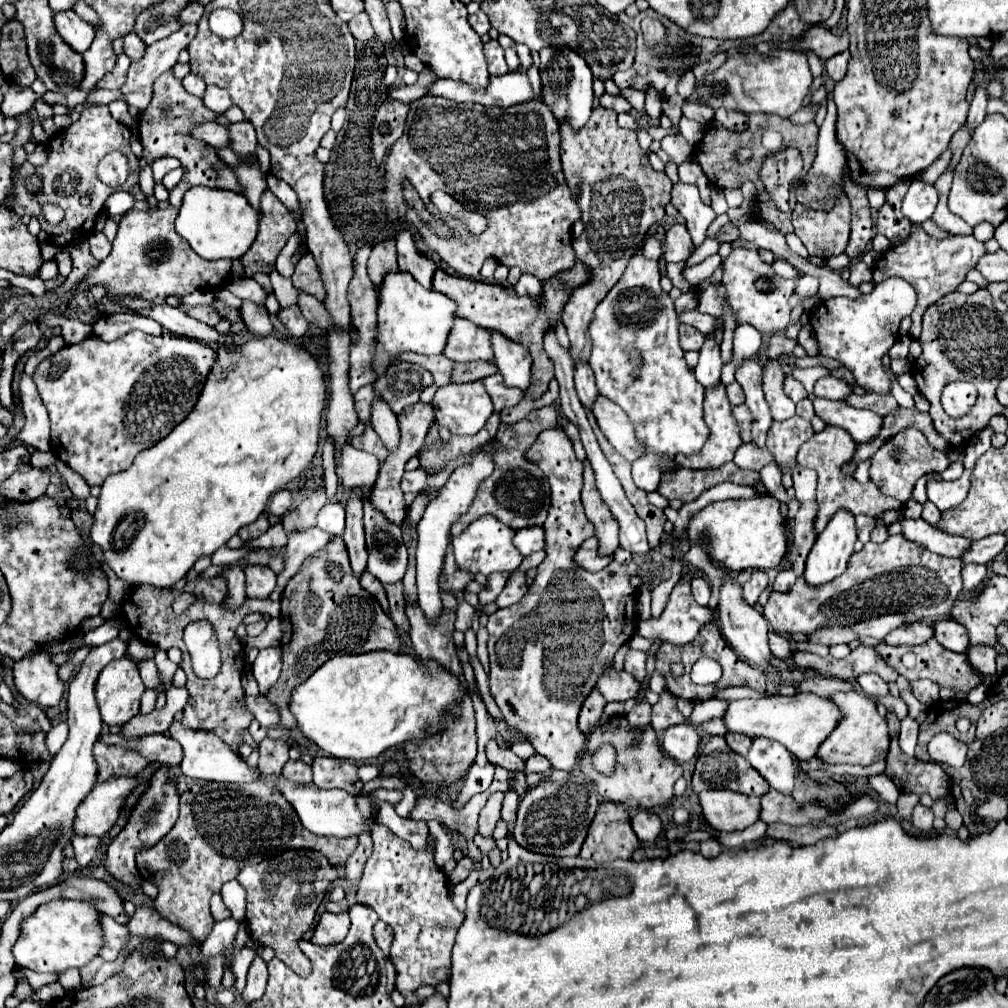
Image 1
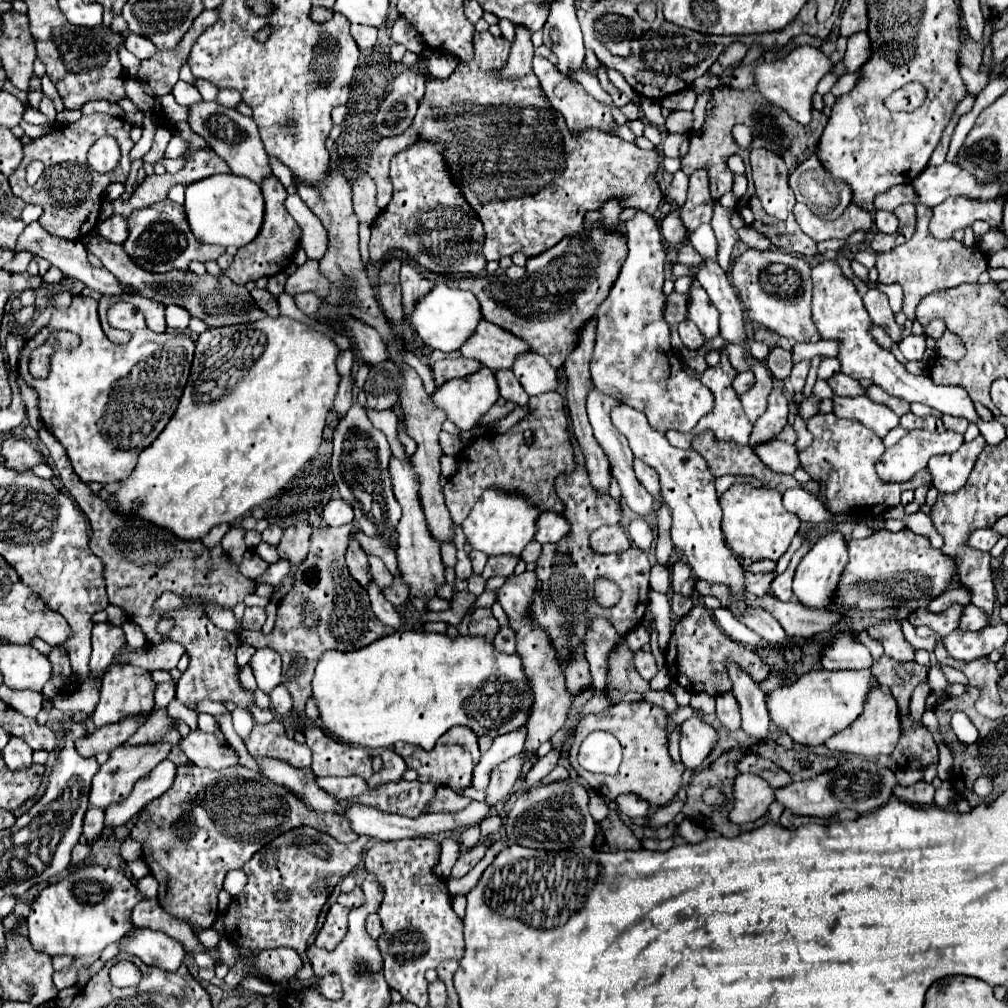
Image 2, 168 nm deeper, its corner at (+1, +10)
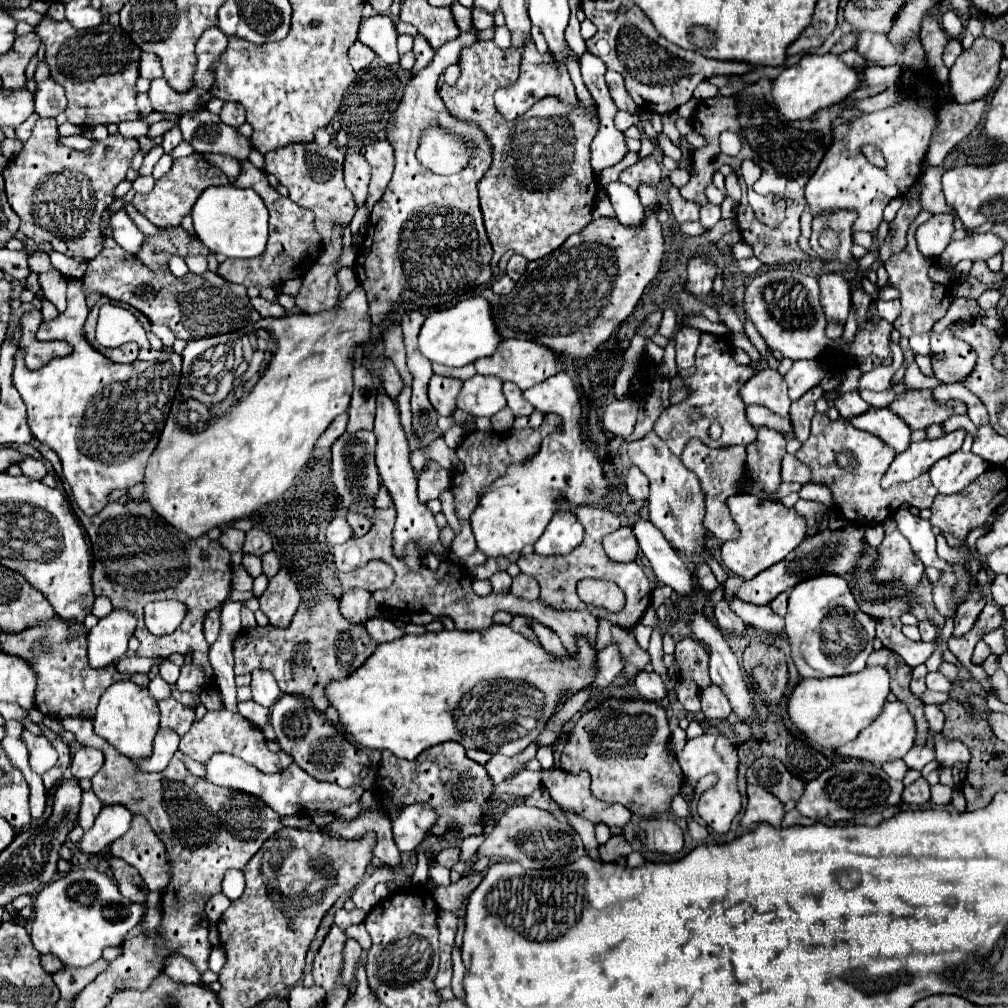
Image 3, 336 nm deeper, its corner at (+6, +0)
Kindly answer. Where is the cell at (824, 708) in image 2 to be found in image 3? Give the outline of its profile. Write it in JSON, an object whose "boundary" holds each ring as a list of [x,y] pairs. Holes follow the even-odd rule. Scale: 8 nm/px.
{"boundary":[[[881,666],[865,668],[857,674],[835,678],[801,680],[789,698],[789,720],[811,742],[835,750],[853,740],[863,728],[867,728],[881,712],[889,694],[889,672]]]}

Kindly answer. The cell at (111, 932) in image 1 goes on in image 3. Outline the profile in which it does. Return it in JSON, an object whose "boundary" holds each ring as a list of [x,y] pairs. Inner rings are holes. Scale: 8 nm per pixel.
{"boundary":[[[171,952],[165,960],[163,974],[167,974],[173,982],[183,982],[183,984],[203,984],[201,974],[195,970],[195,966],[185,960],[179,952]]]}

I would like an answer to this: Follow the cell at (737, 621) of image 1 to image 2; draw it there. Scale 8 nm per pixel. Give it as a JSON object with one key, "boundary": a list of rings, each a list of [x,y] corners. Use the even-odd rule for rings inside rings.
{"boundary":[[[622,404],[614,408],[612,422],[628,438],[630,450],[634,452],[634,456],[644,460],[648,466],[652,466],[658,472],[662,502],[670,508],[670,514],[672,514],[672,528],[670,528],[672,542],[682,554],[686,554],[688,564],[692,566],[696,578],[706,580],[706,582],[722,582],[730,586],[734,598],[728,610],[734,616],[746,610],[746,604],[742,602],[744,572],[742,572],[738,558],[726,546],[724,534],[720,530],[722,508],[720,508],[718,494],[714,488],[714,476],[708,470],[706,460],[696,450],[680,450],[680,448],[670,446],[666,436],[648,424],[646,414],[634,410],[632,406]]]}

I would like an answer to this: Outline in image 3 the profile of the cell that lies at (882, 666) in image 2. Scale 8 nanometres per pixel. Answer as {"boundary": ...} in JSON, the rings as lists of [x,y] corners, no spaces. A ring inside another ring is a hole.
{"boundary":[[[881,648],[877,652],[871,652],[869,660],[867,660],[867,666],[883,666],[889,676],[891,676],[891,692],[895,694],[895,698],[899,702],[903,702],[909,712],[913,714],[915,718],[915,724],[917,724],[917,738],[915,738],[915,746],[923,746],[925,740],[927,740],[927,720],[923,716],[923,702],[917,700],[911,690],[909,690],[909,680],[911,680],[911,668],[891,650],[887,648]]]}

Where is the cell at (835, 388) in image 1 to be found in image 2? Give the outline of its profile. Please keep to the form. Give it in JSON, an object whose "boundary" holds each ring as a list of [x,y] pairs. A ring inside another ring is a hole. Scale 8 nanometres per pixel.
{"boundary":[[[838,372],[836,376],[832,376],[832,378],[828,380],[828,384],[830,384],[830,388],[834,390],[836,396],[848,396],[848,398],[854,398],[854,396],[862,396],[862,394],[866,394],[866,390],[860,386],[858,380],[854,380],[854,378],[850,378],[850,376],[842,374],[842,372]]]}

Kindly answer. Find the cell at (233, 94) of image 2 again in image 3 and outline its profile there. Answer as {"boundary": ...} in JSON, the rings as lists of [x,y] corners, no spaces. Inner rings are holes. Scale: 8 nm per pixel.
{"boundary":[[[225,102],[221,108],[221,120],[233,128],[241,126],[245,122],[245,108],[239,102]]]}

